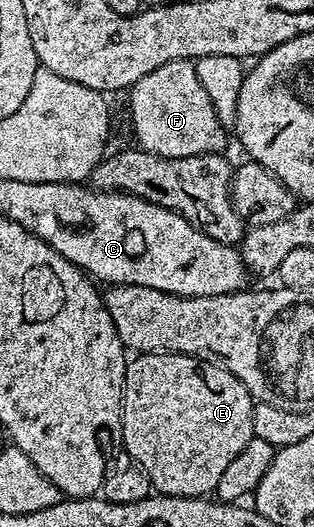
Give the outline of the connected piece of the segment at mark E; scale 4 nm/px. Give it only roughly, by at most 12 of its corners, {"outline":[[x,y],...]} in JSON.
{"outline":[[140,353],[121,445],[165,497],[214,494],[255,436],[202,356]]}

